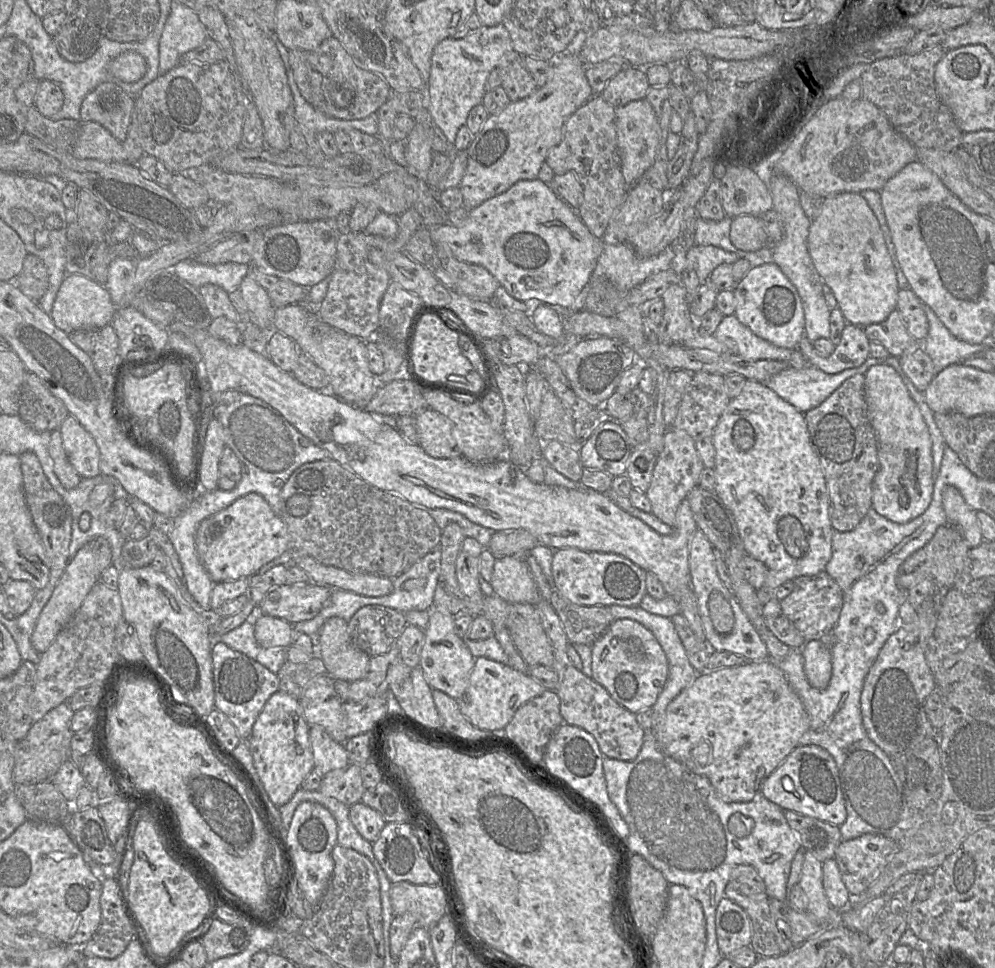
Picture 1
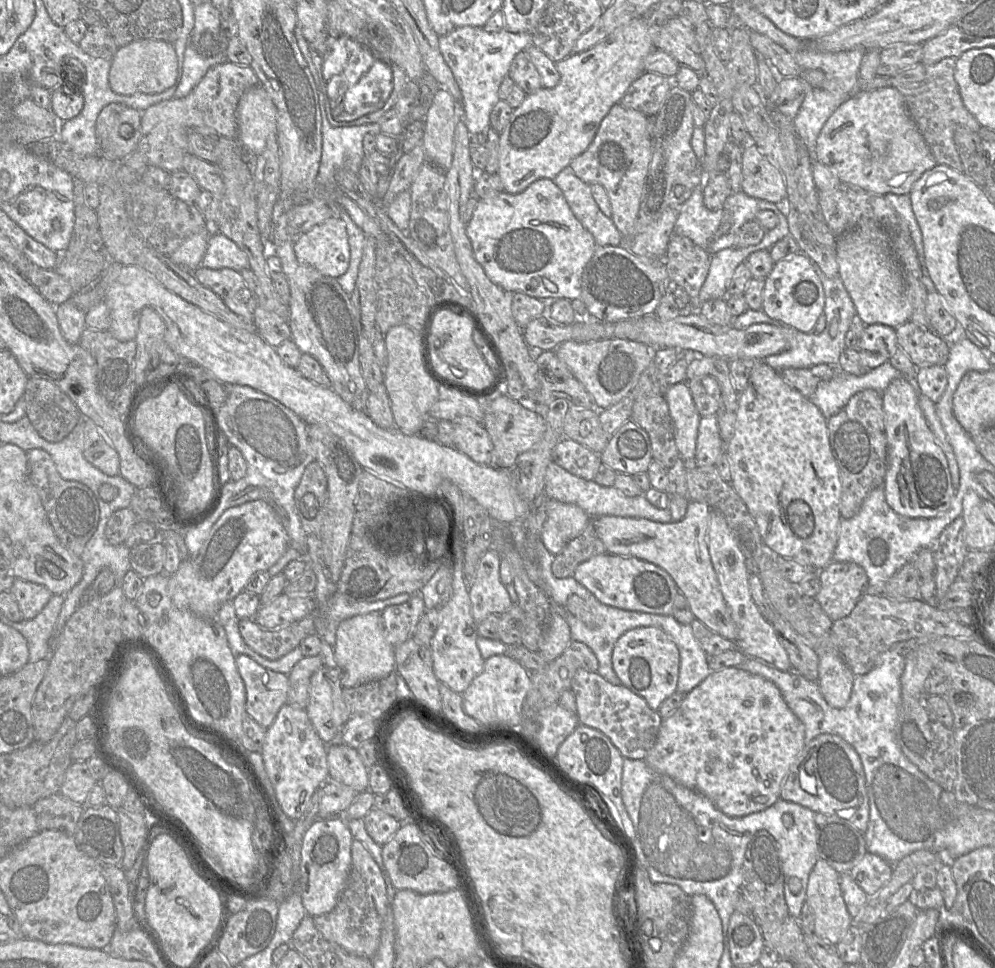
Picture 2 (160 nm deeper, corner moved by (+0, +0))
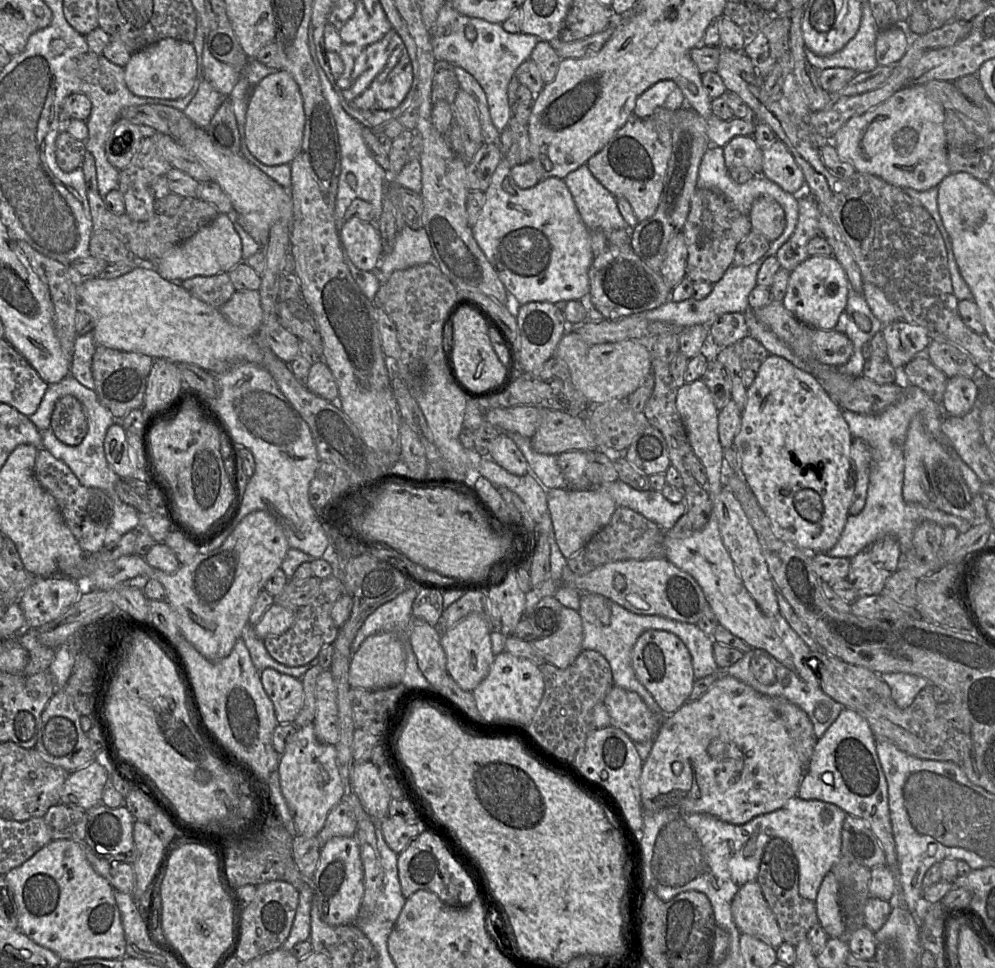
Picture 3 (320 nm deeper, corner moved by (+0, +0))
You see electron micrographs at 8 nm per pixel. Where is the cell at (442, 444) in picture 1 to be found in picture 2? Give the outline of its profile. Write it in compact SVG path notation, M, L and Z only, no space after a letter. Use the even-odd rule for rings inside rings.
M471 418L454 419L454 447L474 462L489 465L493 443L481 422Z

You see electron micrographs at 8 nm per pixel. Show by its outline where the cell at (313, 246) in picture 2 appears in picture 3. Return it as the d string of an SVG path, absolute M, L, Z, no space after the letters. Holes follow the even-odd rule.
M345 220L338 230L345 256L359 269L374 271L383 253L377 221Z

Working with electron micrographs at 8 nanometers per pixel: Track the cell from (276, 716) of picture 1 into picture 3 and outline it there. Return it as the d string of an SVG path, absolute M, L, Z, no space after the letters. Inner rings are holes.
M314 723L300 727L280 755L278 773L281 791L293 817L297 834L305 837L317 836L323 828L329 812L345 794L345 785L336 764L335 745L318 739Z

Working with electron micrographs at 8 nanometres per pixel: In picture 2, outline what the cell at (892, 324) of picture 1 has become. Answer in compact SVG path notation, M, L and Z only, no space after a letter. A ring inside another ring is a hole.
M912 320L896 328L898 347L919 367L944 366L949 357L949 344L932 330Z

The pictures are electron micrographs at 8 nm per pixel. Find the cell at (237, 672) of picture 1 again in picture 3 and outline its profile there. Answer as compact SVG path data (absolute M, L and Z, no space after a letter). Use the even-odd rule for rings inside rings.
M272 668L259 672L262 686L274 705L279 724L293 723L304 703L301 679L282 674Z

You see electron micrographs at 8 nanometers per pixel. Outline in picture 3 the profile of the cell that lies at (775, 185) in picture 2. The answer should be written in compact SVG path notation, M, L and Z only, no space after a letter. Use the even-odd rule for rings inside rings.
M776 141L763 151L763 165L759 173L778 184L783 190L800 198L799 191L805 185L805 177L787 146Z

